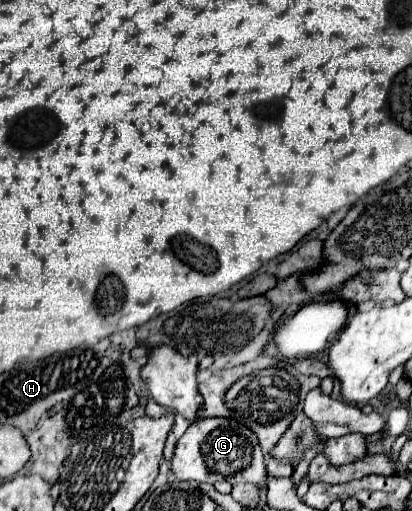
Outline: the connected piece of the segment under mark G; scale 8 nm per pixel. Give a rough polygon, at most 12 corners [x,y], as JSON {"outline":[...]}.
{"outline":[[202,418],[182,434],[178,480],[266,480],[258,438],[244,424]]}

